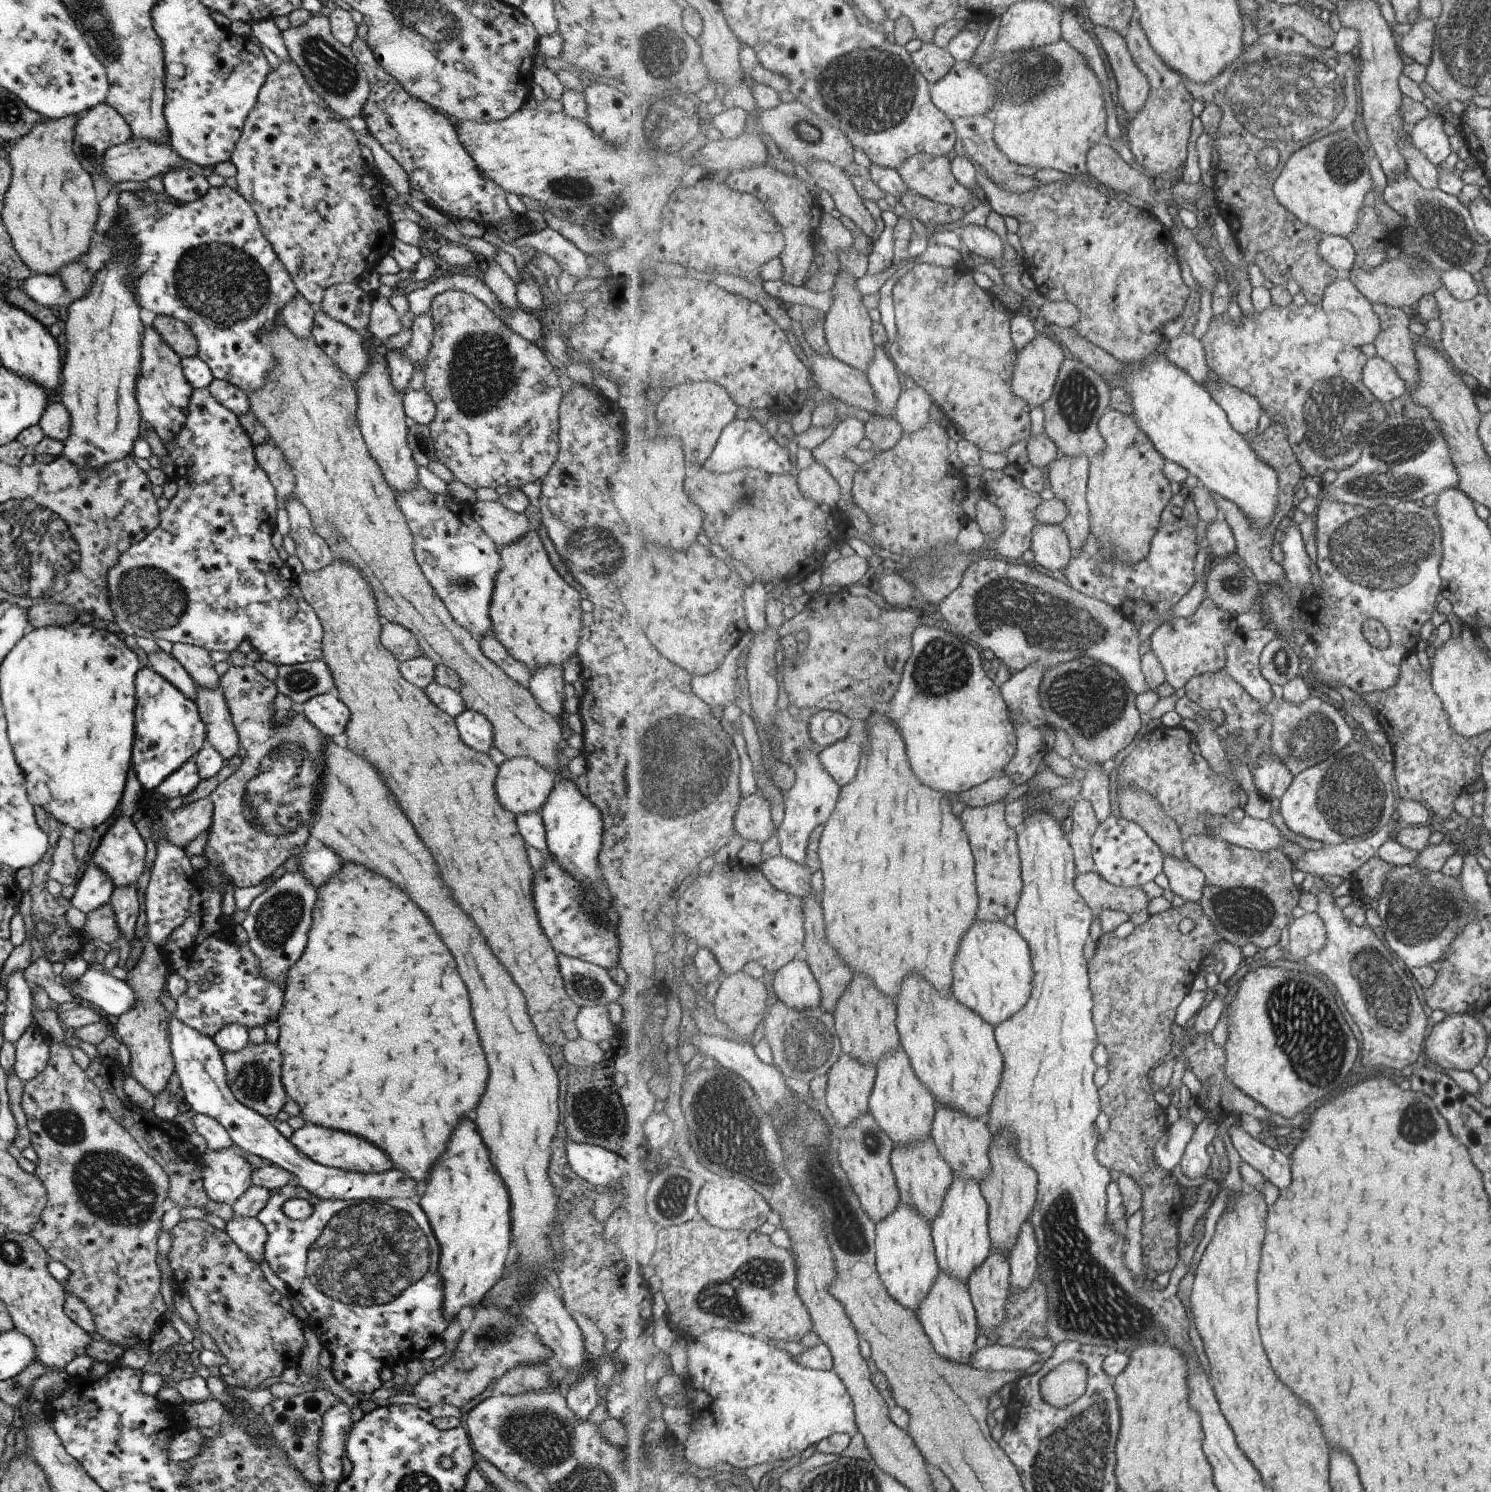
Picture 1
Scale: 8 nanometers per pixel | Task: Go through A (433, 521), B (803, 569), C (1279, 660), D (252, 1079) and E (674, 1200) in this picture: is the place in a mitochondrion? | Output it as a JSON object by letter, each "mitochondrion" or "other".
{"A":"other","B":"other","C":"mitochondrion","D":"mitochondrion","E":"mitochondrion"}

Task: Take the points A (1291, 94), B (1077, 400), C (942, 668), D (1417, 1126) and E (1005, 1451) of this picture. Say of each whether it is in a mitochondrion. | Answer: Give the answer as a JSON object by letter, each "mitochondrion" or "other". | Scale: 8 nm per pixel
{"A":"mitochondrion","B":"mitochondrion","C":"mitochondrion","D":"mitochondrion","E":"other"}

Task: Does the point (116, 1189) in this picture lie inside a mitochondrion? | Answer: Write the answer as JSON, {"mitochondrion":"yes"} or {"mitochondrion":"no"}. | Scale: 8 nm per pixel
{"mitochondrion":"yes"}

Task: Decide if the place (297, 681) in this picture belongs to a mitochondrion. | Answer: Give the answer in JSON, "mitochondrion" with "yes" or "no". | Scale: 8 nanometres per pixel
{"mitochondrion":"yes"}

